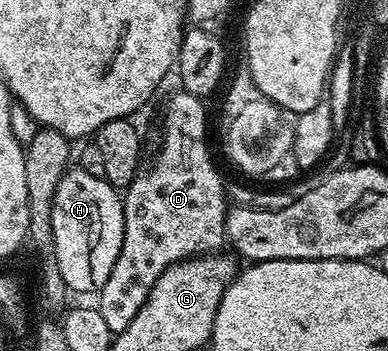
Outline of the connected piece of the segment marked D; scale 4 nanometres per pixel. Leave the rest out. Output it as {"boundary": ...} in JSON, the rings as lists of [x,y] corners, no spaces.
{"boundary":[[[177,93],[164,106],[160,147],[152,167],[141,169],[122,194],[122,248],[110,272],[110,280],[98,291],[98,309],[113,335],[123,332],[130,320],[138,316],[166,268],[187,258],[215,254],[226,242],[224,218],[230,206],[226,201],[226,182],[220,179],[208,147],[206,102],[196,95]]]}

